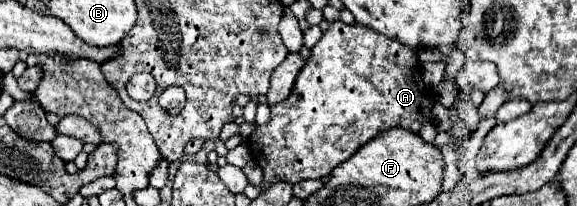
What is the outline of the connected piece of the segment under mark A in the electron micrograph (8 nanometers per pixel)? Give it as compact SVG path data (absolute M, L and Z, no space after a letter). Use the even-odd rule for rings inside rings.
M342 21L332 23L330 29L324 31L322 39L312 47L312 57L300 71L290 97L272 105L272 119L266 125L260 125L248 137L248 149L264 173L262 187L266 189L278 181L288 181L294 185L304 179L324 179L334 167L350 159L362 145L392 127L404 127L418 133L422 123L434 119L434 97L434 89L426 87L422 81L420 63L414 49L390 37L382 37L370 27L346 25Z

